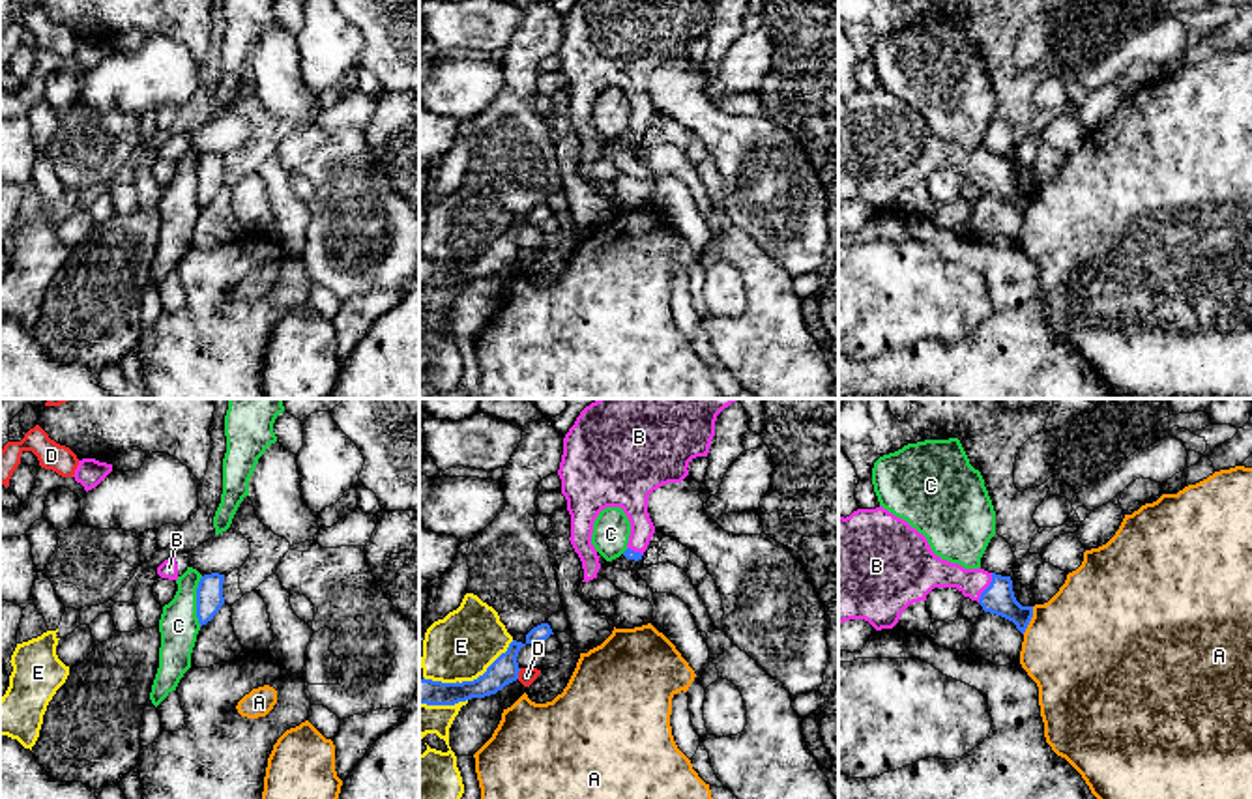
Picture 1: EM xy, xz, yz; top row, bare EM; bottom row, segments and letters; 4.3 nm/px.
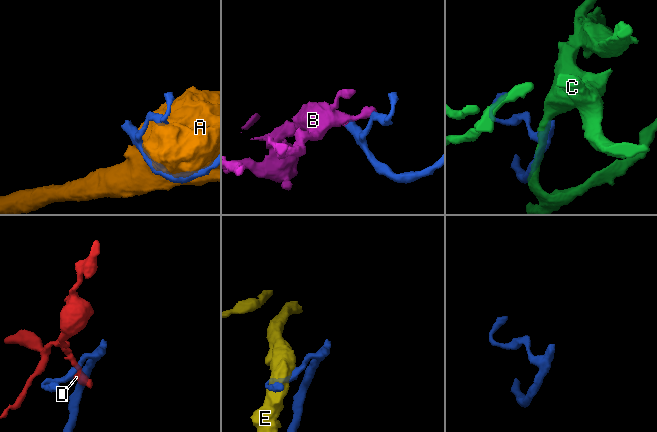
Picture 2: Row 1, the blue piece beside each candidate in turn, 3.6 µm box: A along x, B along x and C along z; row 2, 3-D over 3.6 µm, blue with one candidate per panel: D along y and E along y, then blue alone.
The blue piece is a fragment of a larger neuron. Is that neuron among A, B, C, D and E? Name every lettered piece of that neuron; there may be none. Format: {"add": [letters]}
{"add": ["B"]}

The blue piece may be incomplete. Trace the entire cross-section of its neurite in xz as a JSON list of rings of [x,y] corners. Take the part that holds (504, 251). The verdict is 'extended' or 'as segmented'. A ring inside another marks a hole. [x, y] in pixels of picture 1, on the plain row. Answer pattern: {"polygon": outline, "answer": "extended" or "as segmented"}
{"polygon": [[[513,221],[505,234],[502,234],[483,256],[473,262],[442,264],[432,260],[419,260],[419,284],[427,286],[455,286],[472,279],[485,279],[496,275],[505,266],[518,260],[518,232],[526,225]]], "answer": "as segmented"}

